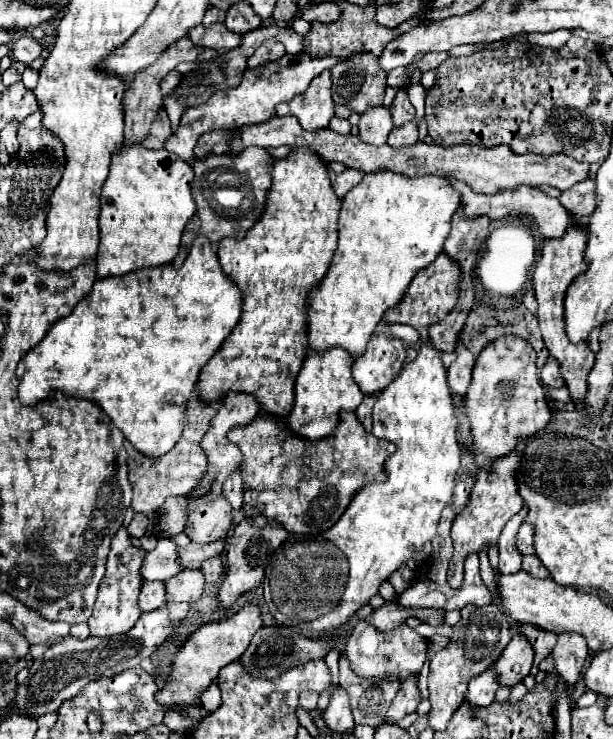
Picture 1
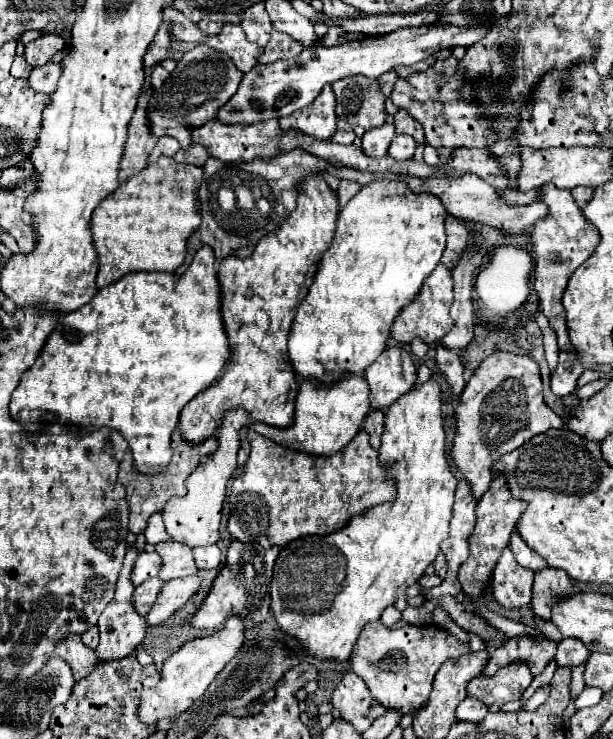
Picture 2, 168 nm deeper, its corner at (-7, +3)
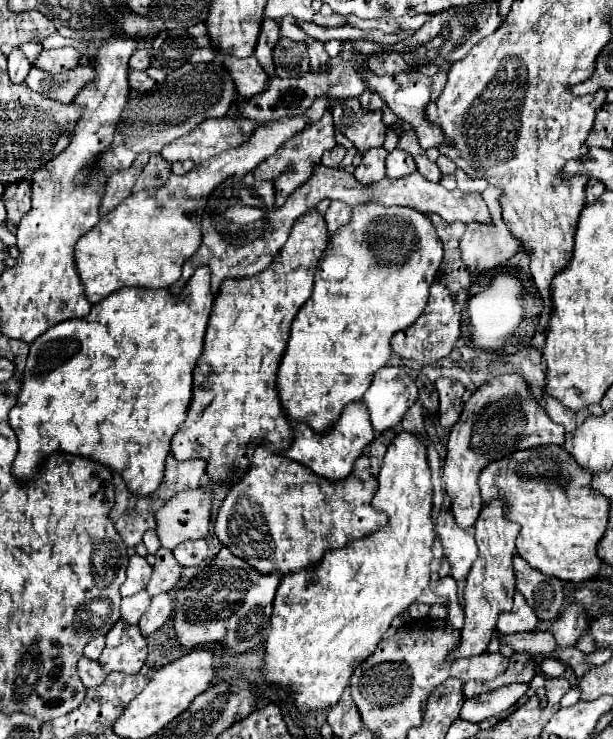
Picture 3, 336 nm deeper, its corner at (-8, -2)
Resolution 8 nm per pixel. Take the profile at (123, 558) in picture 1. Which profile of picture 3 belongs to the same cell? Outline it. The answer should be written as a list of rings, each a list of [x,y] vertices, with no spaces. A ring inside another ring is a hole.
[[[119,620],[105,638],[107,646],[99,658],[101,668],[107,674],[139,674],[147,658],[147,640],[143,638],[139,626],[131,626],[125,620]]]

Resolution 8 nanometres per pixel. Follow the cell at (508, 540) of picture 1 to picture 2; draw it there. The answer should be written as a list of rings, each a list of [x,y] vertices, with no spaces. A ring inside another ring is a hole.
[[[506,547],[494,569],[494,599],[506,609],[526,607],[532,599],[532,579],[534,573],[522,569],[514,561],[510,547]]]

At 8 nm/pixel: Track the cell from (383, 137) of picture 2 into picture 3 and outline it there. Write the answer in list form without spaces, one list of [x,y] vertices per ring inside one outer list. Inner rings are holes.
[[[371,148],[363,154],[361,166],[355,168],[353,176],[361,184],[375,184],[385,178],[385,158],[387,150],[385,148]]]

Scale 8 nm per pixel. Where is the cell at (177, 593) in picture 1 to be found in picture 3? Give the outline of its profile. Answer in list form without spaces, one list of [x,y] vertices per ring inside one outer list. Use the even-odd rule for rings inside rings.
[[[165,592],[165,594],[155,596],[155,598],[151,600],[149,610],[147,610],[147,612],[143,614],[143,618],[139,620],[141,632],[147,636],[147,634],[159,630],[159,628],[167,622],[167,618],[171,616],[171,612],[173,612],[173,598],[171,598],[171,594]]]

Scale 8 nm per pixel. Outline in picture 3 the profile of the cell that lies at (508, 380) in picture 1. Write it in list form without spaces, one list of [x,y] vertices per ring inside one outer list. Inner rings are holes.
[[[503,374],[491,382],[485,382],[463,404],[461,418],[449,430],[447,440],[443,480],[445,492],[451,498],[451,514],[455,516],[457,526],[471,528],[477,522],[477,516],[483,508],[477,478],[489,462],[533,446],[563,446],[563,438],[565,428],[547,416],[547,412],[529,394],[529,386],[519,374]]]

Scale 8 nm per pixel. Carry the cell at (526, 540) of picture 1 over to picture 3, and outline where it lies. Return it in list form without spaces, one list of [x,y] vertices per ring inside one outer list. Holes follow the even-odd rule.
[[[519,554],[513,560],[515,576],[517,576],[517,590],[531,602],[539,620],[555,620],[559,610],[565,604],[565,588],[559,578],[551,578],[533,570]]]

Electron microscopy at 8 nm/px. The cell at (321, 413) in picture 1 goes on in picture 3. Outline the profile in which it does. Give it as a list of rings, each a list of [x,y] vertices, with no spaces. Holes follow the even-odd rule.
[[[351,402],[345,406],[339,422],[335,424],[335,428],[331,428],[327,434],[319,436],[315,434],[307,424],[297,422],[294,424],[295,444],[285,452],[287,458],[301,462],[303,466],[307,466],[313,474],[319,474],[327,480],[341,480],[347,478],[353,470],[355,460],[365,452],[365,448],[373,442],[375,432],[371,430],[371,422],[367,418],[367,408],[363,406],[363,402]]]

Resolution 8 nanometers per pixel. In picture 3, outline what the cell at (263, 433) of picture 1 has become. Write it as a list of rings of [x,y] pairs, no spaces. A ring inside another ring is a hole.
[[[257,446],[255,454],[251,456],[251,468],[243,476],[239,484],[235,484],[227,498],[223,500],[217,518],[215,518],[215,532],[223,546],[231,550],[237,558],[243,558],[251,568],[259,574],[273,574],[279,572],[281,576],[299,572],[303,568],[313,568],[321,562],[323,554],[331,548],[343,548],[351,540],[365,538],[375,530],[381,530],[387,524],[387,516],[371,508],[371,500],[375,496],[377,480],[371,476],[369,458],[361,456],[355,462],[353,472],[343,482],[331,482],[325,478],[317,478],[307,466],[289,460],[285,456],[273,454],[265,446]]]

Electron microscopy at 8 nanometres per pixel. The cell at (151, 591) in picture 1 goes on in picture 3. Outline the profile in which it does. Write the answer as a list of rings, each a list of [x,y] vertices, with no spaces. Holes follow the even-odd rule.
[[[141,590],[139,594],[135,596],[129,596],[129,598],[123,598],[121,600],[121,618],[127,622],[127,624],[137,624],[139,618],[145,614],[147,606],[151,604],[151,596]]]

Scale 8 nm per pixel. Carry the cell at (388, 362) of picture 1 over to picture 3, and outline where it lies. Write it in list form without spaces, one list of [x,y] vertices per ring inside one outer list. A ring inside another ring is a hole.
[[[385,366],[379,370],[363,396],[363,404],[369,410],[369,418],[377,434],[393,430],[415,400],[417,386],[401,366]]]

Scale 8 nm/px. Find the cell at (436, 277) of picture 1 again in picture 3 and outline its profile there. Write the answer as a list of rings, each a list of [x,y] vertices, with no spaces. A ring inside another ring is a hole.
[[[435,282],[431,286],[431,296],[425,312],[419,316],[415,324],[411,324],[407,330],[397,332],[391,338],[391,348],[397,356],[411,358],[421,366],[435,364],[439,358],[445,358],[453,350],[453,344],[459,340],[459,334],[461,334],[461,312],[457,312],[451,292],[443,284]]]

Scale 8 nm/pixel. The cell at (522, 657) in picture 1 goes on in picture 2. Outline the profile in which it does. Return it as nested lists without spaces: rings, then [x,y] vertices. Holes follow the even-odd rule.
[[[514,661],[490,677],[474,677],[468,683],[468,695],[480,699],[486,705],[518,701],[524,689],[532,683],[532,679],[534,675],[530,673],[528,665],[524,661]]]

